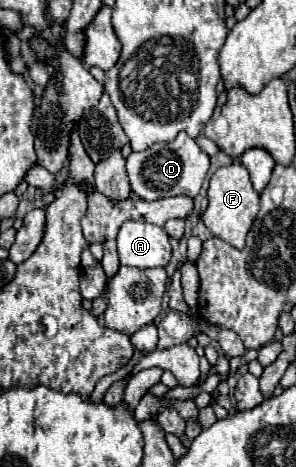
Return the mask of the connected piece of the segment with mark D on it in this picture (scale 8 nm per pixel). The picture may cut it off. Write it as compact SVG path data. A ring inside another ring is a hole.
M180 131L174 141L154 143L142 153L132 153L126 159L126 169L132 183L132 191L146 201L162 199L166 195L186 195L194 199L210 169L210 157L198 147L196 139L192 139L186 131Z

